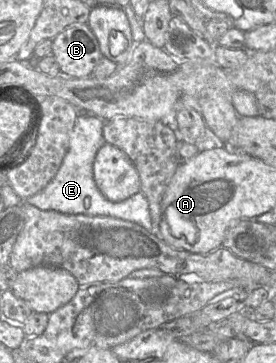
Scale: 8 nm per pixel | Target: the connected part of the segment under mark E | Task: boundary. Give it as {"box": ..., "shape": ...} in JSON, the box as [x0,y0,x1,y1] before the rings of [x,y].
{"box":[27,112,152,231],"shape":[[[78,112],[71,133],[68,151],[54,178],[37,194],[27,198],[27,202],[40,210],[54,210],[64,214],[85,214],[89,216],[110,216],[135,222],[148,231],[152,230],[149,202],[142,192],[120,202],[107,200],[99,191],[93,177],[93,162],[98,150],[106,143],[102,128],[104,120]]]}

